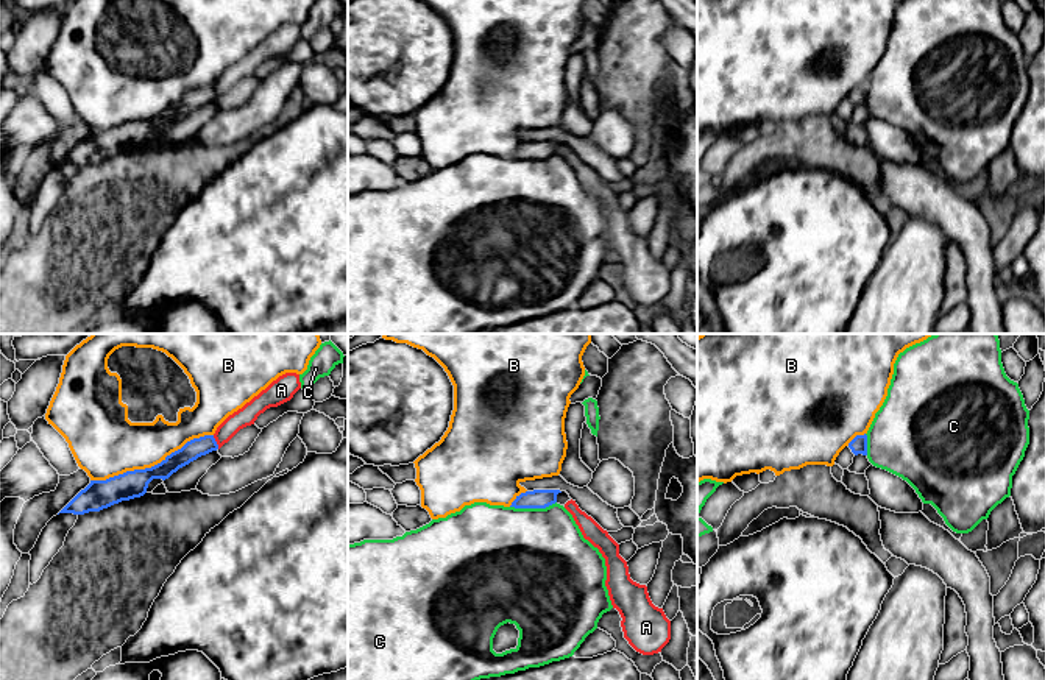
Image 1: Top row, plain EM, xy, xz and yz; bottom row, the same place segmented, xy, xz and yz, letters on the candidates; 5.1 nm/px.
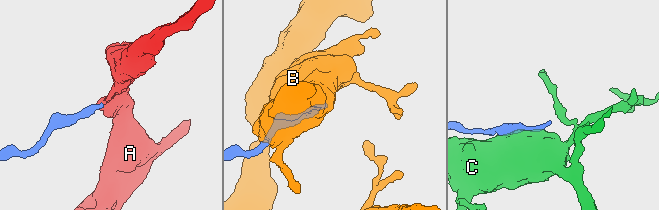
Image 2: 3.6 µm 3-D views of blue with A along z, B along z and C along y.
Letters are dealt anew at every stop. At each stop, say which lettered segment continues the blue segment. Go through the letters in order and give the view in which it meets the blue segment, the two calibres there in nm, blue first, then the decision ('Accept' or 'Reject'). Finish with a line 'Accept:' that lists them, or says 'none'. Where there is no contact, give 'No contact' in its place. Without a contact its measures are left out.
A: Touches blue in xy. Thickness 100 nm (blue) against 100 nm. Reject
B: Touches blue in xy. Thickness 140 nm (blue) against 320 nm. Reject
C: Touches blue in xz. Thickness 100 nm (blue) against 500 nm. Reject
Accept: none

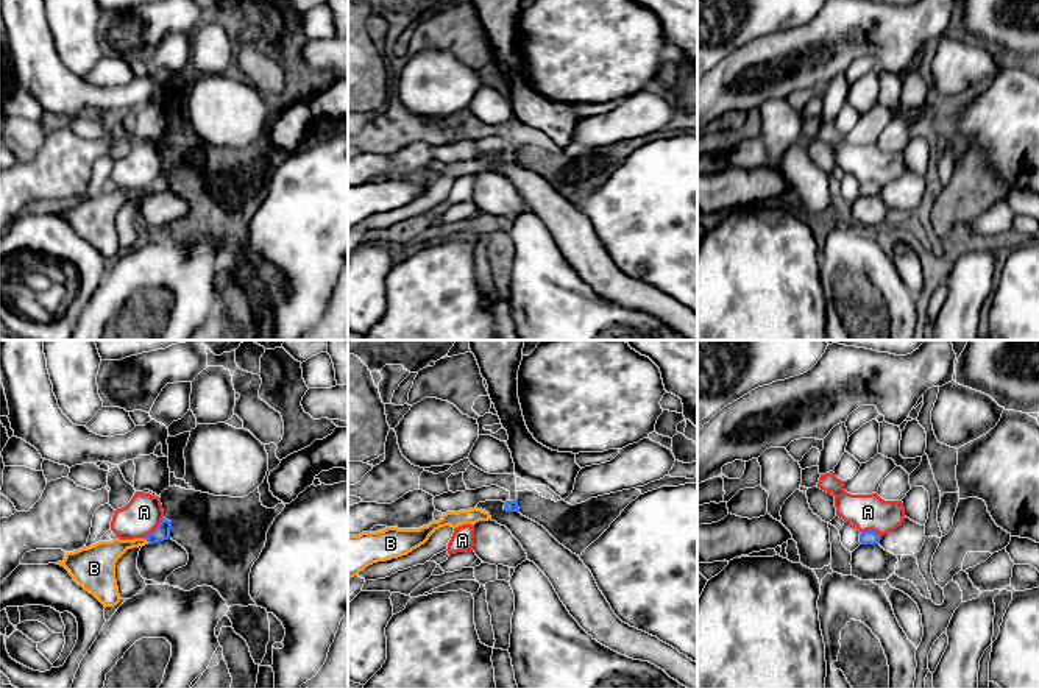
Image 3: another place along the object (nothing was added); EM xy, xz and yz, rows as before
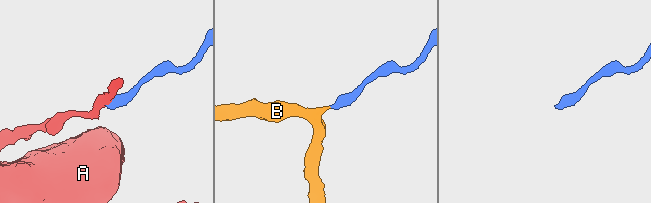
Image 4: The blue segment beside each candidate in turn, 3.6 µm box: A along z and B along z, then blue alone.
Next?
A: Touches blue in xy. Thickness 80 nm (blue) against 190 nm. Reject
B: Touches blue in xy. Thickness 80 nm (blue) against 160 nm. Accept
Accept: B

